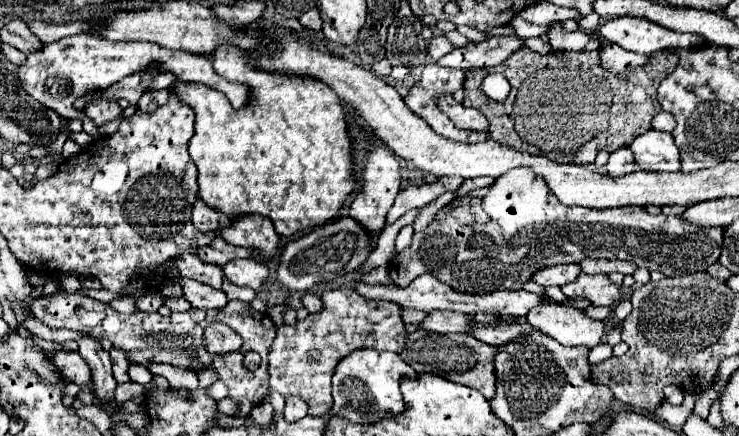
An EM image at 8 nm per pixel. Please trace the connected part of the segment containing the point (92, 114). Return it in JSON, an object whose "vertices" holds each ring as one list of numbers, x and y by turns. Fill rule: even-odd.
{"vertices":[[94,100,94,104,88,104,88,108,84,108,84,114,96,126,104,126,112,120,120,120,122,118,122,108,116,100]]}

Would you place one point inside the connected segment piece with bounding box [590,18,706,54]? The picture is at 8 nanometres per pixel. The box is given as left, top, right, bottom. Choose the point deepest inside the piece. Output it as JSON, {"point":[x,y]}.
{"point":[638,35]}

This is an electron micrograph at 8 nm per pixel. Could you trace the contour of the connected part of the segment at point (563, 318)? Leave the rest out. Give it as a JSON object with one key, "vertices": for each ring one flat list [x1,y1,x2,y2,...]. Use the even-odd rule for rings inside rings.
{"vertices":[[554,300,532,308,526,320,534,328,546,332,548,336,552,336,564,346,594,348,602,342,602,336,606,332,606,326,602,320,588,318,584,312,576,308,554,304]]}

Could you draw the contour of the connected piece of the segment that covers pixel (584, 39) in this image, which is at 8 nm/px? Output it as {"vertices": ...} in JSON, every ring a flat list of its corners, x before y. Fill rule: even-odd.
{"vertices":[[552,22,548,30,552,50,584,50,590,40,589,35,581,31,564,32,560,24,562,22]]}

